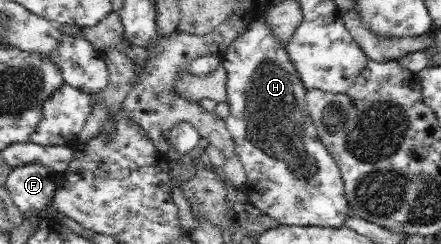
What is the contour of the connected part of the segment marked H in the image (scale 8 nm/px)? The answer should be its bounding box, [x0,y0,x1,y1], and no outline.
[221,16,351,228]

